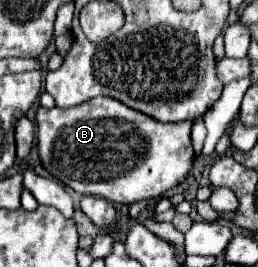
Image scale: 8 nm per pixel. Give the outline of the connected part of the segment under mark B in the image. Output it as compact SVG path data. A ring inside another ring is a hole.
M93 97L69 109L39 107L35 113L35 121L37 121L37 151L43 167L57 181L61 181L63 185L71 187L81 195L97 195L117 205L131 205L167 193L169 189L183 183L191 171L193 123L189 119L181 123L161 123L137 109L125 107L117 99Z

